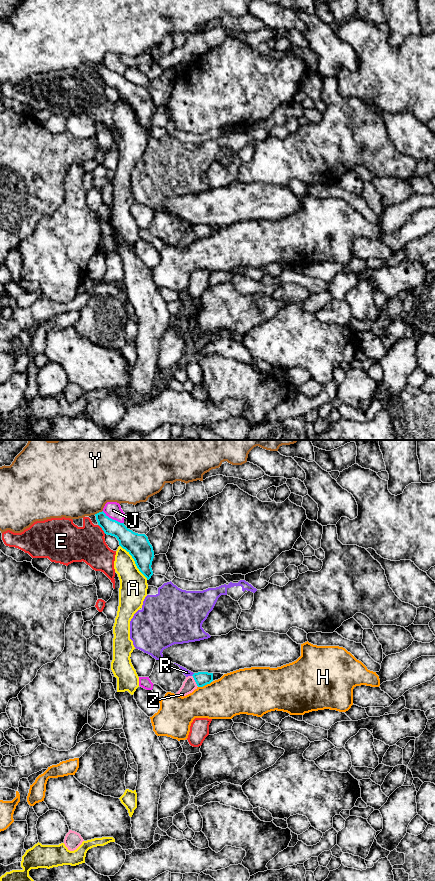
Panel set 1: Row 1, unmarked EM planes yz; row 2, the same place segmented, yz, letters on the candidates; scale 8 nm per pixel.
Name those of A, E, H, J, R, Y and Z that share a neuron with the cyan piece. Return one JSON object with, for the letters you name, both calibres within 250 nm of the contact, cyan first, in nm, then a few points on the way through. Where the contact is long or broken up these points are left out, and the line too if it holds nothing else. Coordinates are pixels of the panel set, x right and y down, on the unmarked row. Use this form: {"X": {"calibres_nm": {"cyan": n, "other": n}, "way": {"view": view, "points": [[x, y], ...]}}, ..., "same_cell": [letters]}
{"Z": {"calibres_nm": {"cyan": 110, "other": 110}, "way": {"view": "yz", "points": [[201, 230], [195, 233], [189, 237]]}}, "same_cell": ["Z"]}

